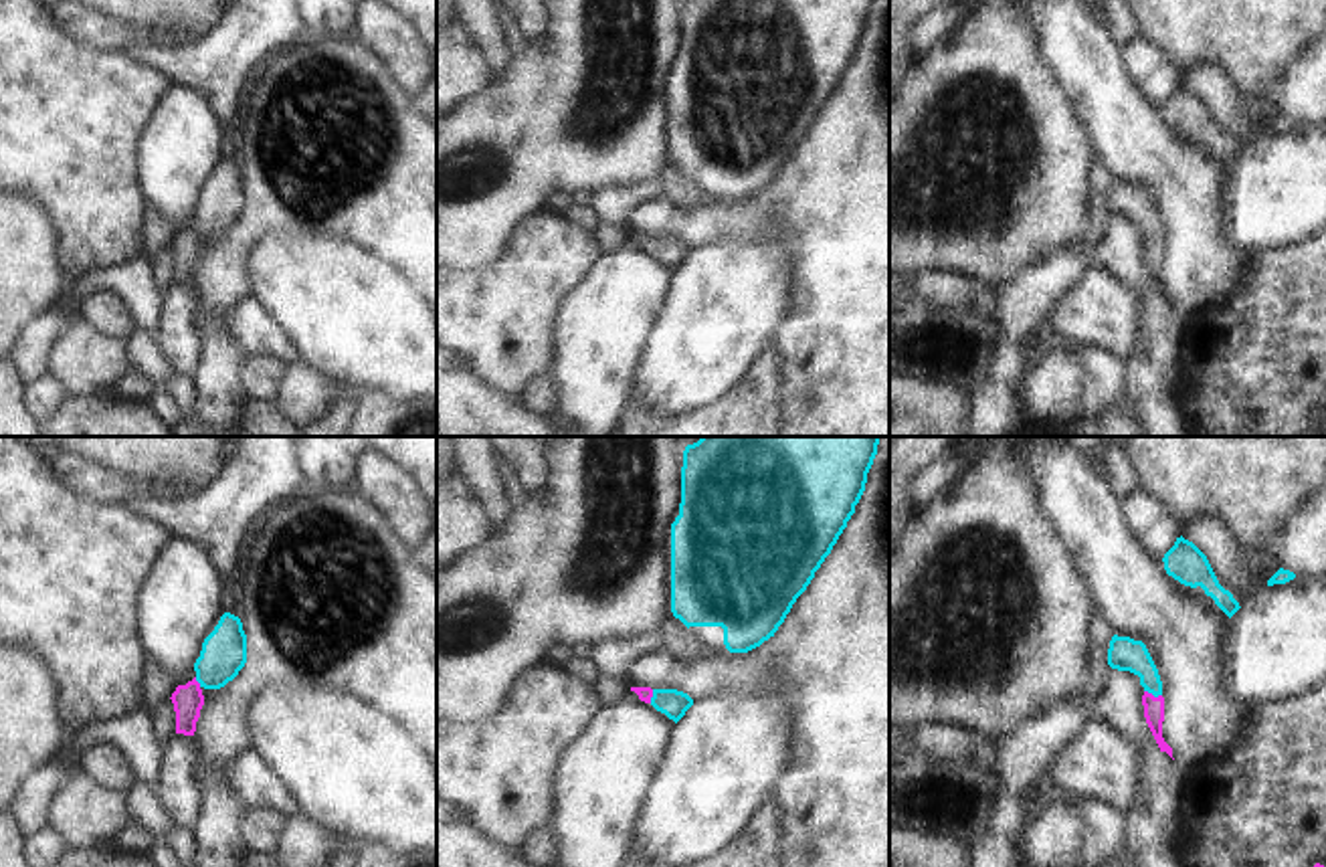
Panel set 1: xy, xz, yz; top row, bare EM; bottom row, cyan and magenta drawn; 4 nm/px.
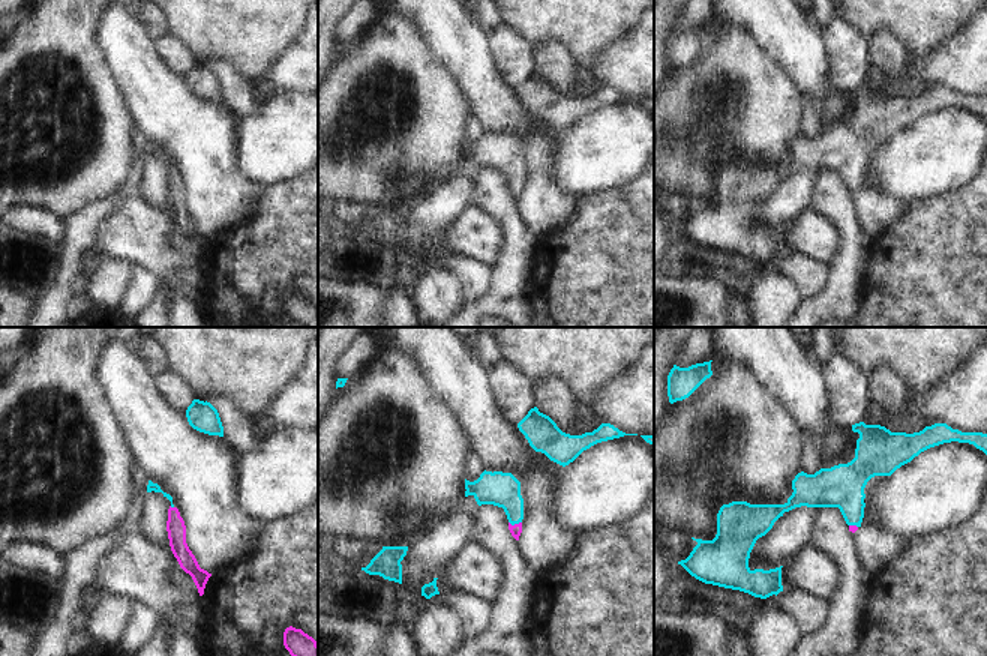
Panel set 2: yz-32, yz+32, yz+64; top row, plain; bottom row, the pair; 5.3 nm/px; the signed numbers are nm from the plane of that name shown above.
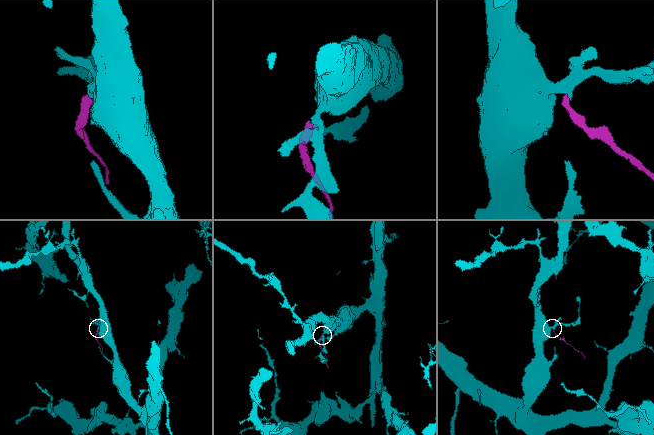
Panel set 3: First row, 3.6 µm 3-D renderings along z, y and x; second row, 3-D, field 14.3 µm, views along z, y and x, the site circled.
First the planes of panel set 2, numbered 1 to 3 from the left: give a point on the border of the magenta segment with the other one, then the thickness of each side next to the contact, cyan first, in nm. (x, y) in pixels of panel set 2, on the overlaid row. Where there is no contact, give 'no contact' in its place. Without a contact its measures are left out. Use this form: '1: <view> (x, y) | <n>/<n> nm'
1: no contact
2: yz+32 (515, 523) | 190/60 nm
3: yz+64 (854, 524) | 220/40 nm

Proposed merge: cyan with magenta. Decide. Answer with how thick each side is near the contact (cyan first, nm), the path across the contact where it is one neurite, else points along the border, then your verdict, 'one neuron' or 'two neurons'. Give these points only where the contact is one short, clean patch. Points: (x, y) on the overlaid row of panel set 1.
140/80 nm | across yz (1124, 653), (1149, 676), (1153, 694), (1153, 706) | one neuron

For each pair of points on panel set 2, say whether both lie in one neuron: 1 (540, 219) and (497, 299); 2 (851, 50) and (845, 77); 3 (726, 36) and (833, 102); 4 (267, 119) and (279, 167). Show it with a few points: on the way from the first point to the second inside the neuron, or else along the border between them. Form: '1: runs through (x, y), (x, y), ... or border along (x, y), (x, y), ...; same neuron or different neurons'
1: border along (516, 204), (521, 222), (536, 237); different neurons
2: runs through (849, 56), (848, 71); same neuron
3: border along (762, 45), (801, 96); different neurons
4: runs through (279, 131), (279, 155); same neuron

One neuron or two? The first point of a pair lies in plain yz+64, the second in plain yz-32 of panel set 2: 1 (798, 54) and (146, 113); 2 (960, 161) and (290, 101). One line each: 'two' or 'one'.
1: one
2: one

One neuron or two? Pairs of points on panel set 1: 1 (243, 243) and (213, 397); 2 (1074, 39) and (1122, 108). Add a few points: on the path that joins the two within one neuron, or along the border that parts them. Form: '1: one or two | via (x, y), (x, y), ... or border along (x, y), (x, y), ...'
1: one | via (223, 281), (217, 302), (217, 358)
2: one | via (1082, 55), (1092, 77), (1106, 91)

